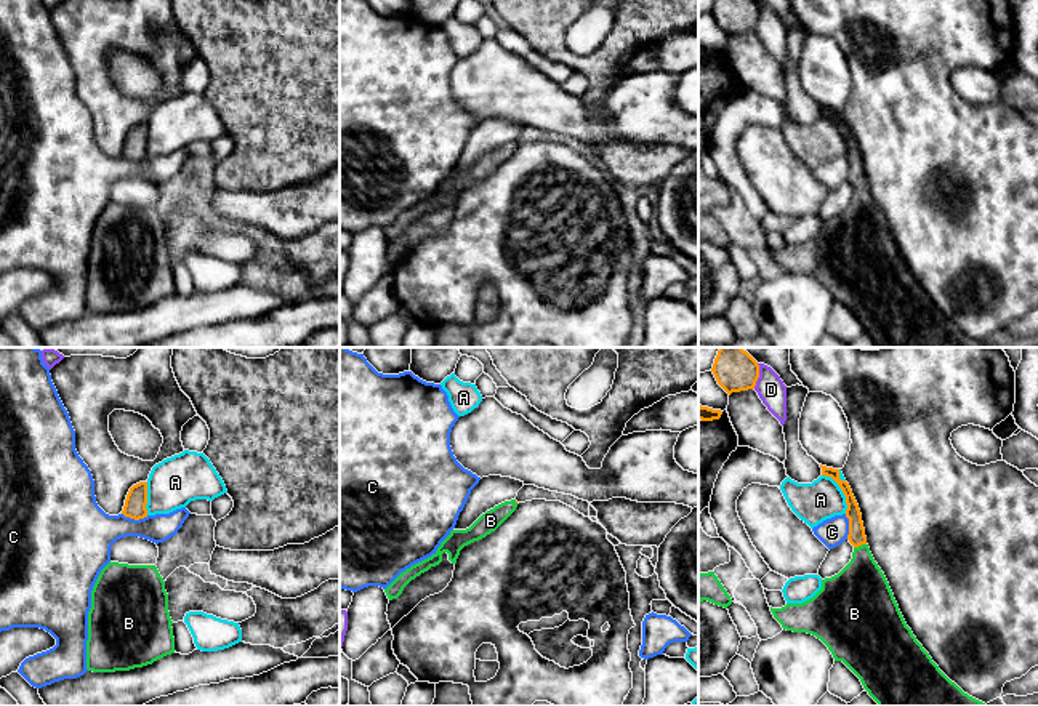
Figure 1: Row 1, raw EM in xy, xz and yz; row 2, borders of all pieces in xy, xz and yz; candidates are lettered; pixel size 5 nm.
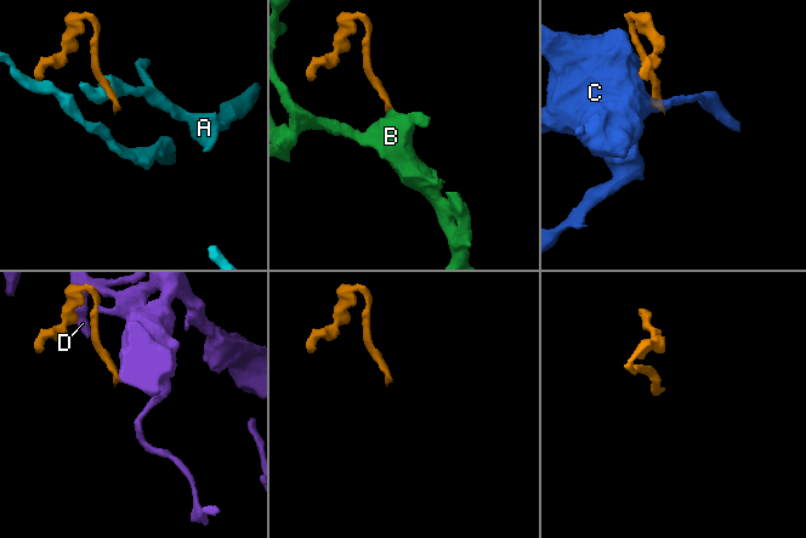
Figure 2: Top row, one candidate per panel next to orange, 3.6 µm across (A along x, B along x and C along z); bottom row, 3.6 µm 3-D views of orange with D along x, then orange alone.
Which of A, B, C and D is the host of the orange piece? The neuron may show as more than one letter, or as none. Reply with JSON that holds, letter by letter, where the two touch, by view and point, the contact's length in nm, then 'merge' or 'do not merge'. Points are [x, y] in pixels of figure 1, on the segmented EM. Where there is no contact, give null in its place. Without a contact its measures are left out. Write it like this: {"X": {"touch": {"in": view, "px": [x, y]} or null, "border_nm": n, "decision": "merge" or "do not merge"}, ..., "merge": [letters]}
{"A": {"touch": {"in": "yz", "px": [843, 492]}, "border_nm": 240, "decision": "do not merge"}, "B": {"touch": {"in": "yz", "px": [859, 545]}, "border_nm": 70, "decision": "merge"}, "C": {"touch": {"in": "xy", "px": [135, 519]}, "border_nm": 140, "decision": "do not merge"}, "D": {"touch": {"in": "yz", "px": [758, 377]}, "border_nm": 130, "decision": "do not merge"}, "merge": ["B"]}

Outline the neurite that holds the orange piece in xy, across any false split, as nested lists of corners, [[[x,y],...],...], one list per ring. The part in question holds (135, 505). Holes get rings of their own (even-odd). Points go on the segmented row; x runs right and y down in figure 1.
[[[139,482],[130,488],[122,514],[135,520],[144,519],[147,517],[146,504],[147,482]]]

